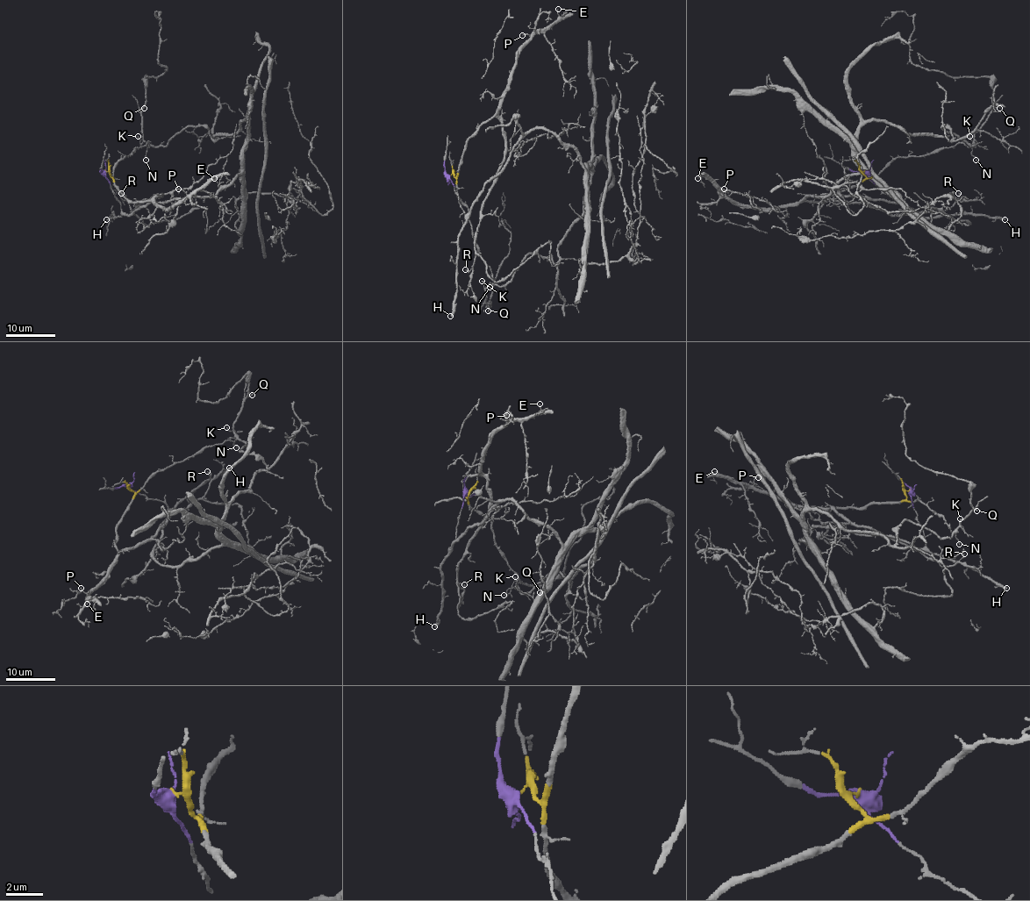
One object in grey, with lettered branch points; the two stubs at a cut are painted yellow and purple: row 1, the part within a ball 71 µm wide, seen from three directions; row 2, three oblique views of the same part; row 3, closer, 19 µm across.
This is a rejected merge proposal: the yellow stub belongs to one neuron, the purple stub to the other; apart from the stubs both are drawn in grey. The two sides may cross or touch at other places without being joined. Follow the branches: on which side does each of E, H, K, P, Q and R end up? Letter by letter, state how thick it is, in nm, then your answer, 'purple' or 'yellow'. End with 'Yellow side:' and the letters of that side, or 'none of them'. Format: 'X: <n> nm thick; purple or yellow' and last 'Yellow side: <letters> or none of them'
E: 90 nm thick; yellow
H: 360 nm thick; purple
K: 130 nm thick; purple
P: 120 nm thick; yellow
Q: 150 nm thick; purple
R: 130 nm thick; yellow
Yellow side: E, P, R

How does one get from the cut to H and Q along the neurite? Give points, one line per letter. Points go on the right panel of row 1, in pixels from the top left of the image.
H: (864, 171), (911, 215), (930, 217), (986, 215), (1004, 219)
Q: (864, 171), (900, 215), (818, 197), (860, 171), (858, 131), (950, 140), (947, 125), (975, 146), (999, 108)

